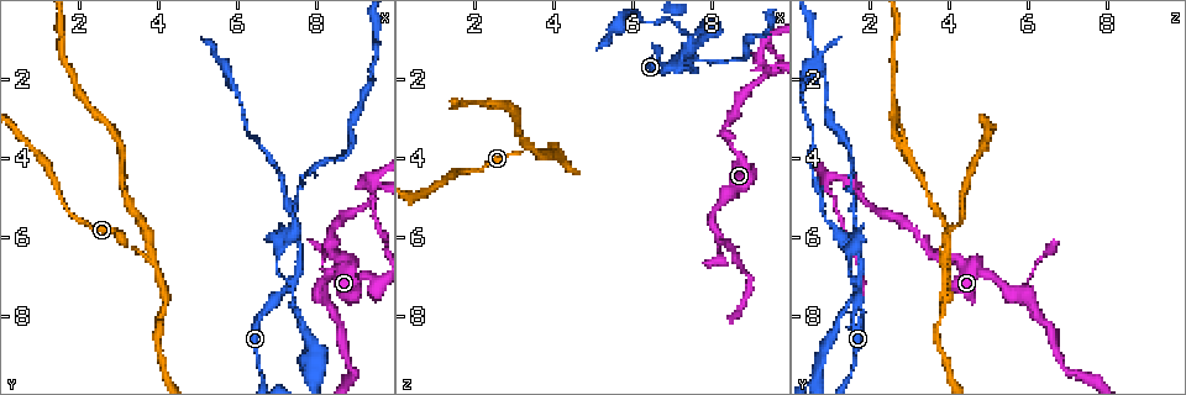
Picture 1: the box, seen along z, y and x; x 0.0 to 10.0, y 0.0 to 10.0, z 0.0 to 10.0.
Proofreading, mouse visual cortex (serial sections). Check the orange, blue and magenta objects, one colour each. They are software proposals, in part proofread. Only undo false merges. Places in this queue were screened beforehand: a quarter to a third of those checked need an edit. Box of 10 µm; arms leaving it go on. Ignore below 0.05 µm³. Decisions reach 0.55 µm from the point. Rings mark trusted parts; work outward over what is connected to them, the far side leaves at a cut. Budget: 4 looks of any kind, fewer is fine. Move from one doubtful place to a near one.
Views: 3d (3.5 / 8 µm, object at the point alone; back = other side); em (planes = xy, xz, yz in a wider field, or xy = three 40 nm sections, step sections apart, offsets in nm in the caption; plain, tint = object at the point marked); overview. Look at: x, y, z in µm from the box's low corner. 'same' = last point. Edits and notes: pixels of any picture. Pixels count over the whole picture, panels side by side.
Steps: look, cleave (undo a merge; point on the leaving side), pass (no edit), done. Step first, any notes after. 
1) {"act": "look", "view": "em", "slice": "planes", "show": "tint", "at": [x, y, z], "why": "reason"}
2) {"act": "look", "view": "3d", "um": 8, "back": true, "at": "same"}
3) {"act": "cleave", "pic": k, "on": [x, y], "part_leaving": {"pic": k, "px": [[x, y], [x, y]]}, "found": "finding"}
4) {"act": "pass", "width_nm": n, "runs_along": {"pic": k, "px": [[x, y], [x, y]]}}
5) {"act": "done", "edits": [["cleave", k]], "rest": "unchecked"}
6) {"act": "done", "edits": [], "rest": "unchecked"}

{"act": "look", "view": "3d", "um": 3.5, "at": [8.15, 7.40, 5.85], "why": "arms part here"}

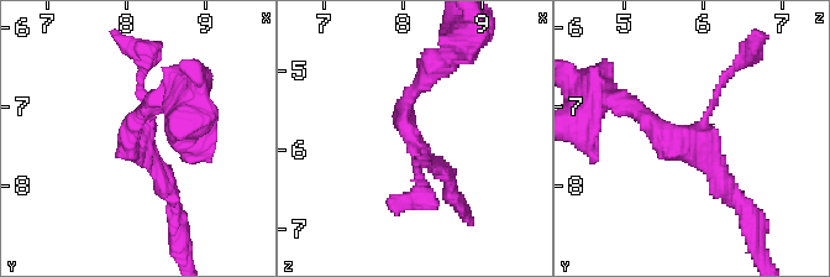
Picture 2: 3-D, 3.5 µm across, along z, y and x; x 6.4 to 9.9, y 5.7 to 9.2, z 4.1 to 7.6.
{"act": "look", "view": "em", "slice": "xy", "step": 3, "show": "tint", "at": [8.15, 7.35, 5.90]}

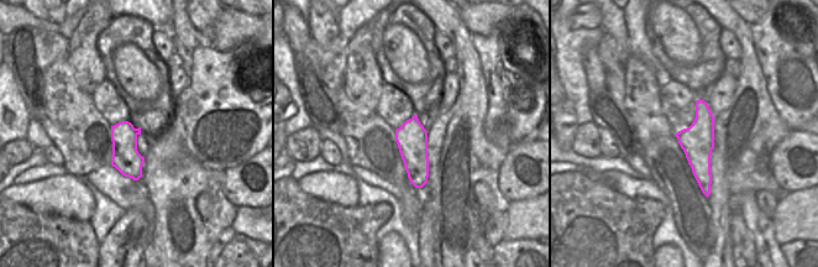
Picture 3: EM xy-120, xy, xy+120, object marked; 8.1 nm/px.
{"act": "pass", "width_nm": 260, "runs_along": {"pic": 2, "px": [[632, 105], [702, 140], [733, 197]]}, "found": "all the same cell"}

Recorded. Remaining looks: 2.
{"act": "look", "view": "em", "slice": "xy", "step": 5, "show": "tint", "at": [9.40, 4.55, 0.95], "why": "abrupt turn"}

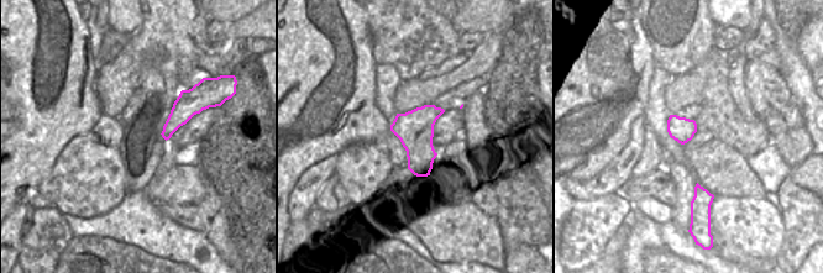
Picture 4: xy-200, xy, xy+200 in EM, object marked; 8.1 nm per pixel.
{"act": "look", "view": "3d", "um": 3.5, "at": "same", "why": "wider look"}

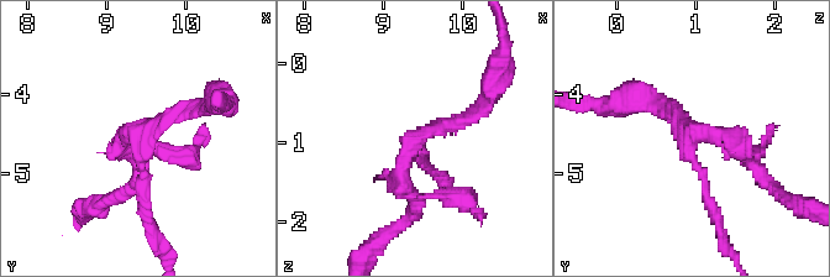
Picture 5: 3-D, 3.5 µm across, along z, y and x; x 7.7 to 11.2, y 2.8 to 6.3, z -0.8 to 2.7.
{"act": "pass", "found": "one cell here"}

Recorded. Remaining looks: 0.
{"act": "done", "edits": [], "rest": "unchecked"}

